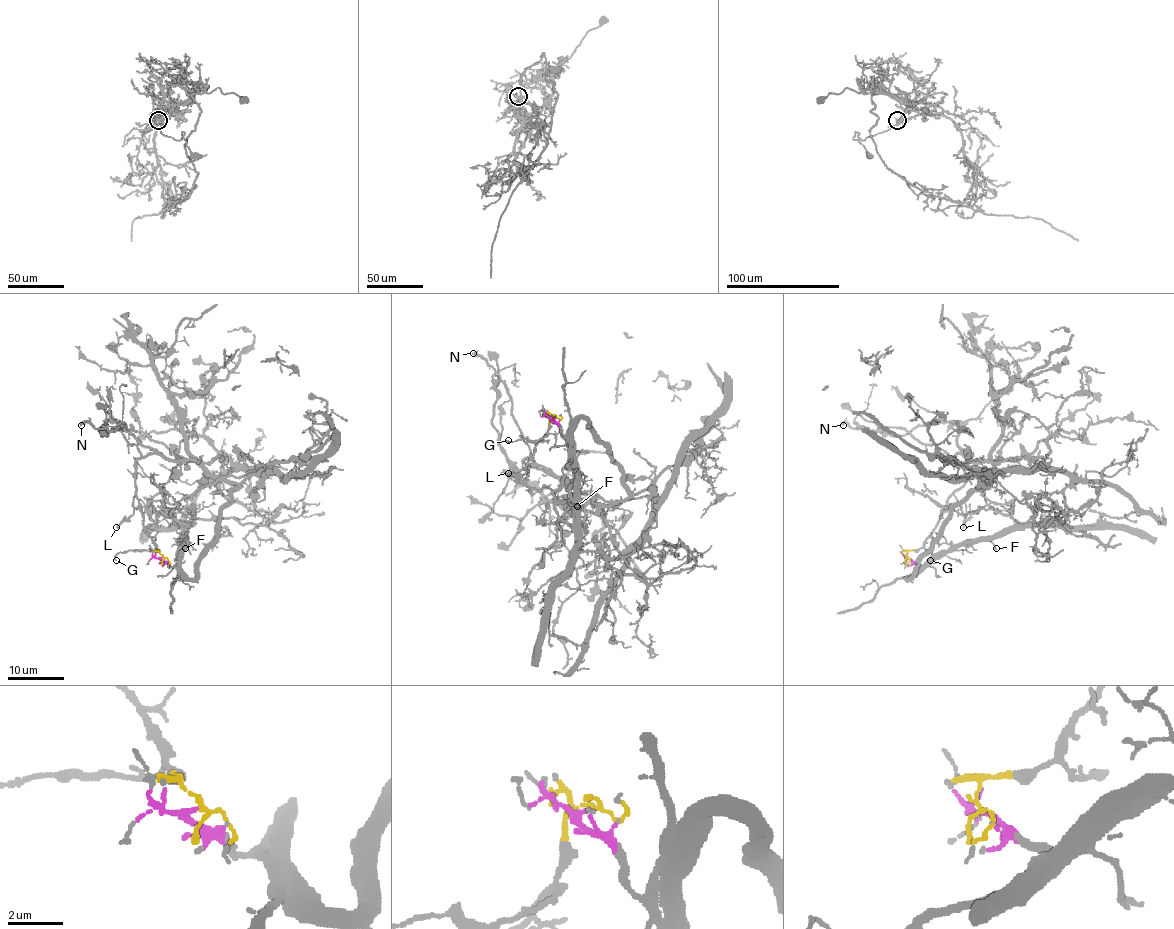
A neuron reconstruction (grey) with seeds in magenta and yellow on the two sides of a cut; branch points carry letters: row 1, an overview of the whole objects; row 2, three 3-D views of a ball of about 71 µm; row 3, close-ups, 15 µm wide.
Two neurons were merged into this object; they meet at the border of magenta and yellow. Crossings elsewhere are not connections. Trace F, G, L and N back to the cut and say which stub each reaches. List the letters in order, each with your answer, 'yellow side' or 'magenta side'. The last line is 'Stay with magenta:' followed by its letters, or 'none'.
F: magenta side
G: yellow side
L: yellow side
N: yellow side
Stay with magenta: F

